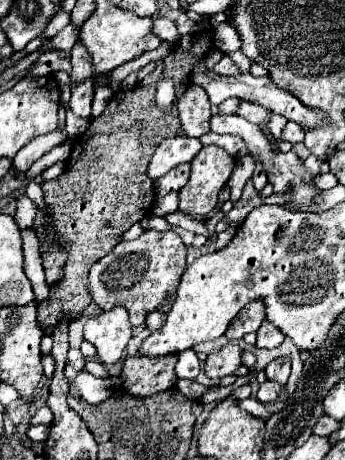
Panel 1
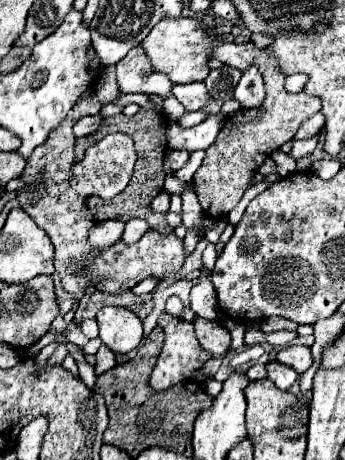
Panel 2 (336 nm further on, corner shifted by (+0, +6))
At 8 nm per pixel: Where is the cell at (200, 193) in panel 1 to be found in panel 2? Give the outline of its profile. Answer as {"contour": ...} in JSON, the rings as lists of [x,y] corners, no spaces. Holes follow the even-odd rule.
{"contour":[[[225,42],[217,44],[211,58],[219,58],[227,66],[239,68],[241,72],[249,70],[251,64],[257,64],[263,82],[265,82],[265,100],[259,108],[241,108],[233,116],[225,120],[223,130],[219,132],[213,146],[205,150],[205,158],[201,168],[193,176],[193,186],[205,216],[209,218],[225,218],[231,208],[241,200],[243,192],[251,186],[251,180],[259,172],[259,166],[265,158],[273,154],[281,144],[293,140],[297,126],[321,110],[321,100],[317,96],[309,96],[305,92],[291,94],[285,90],[285,74],[279,70],[277,58],[269,52],[269,48],[259,48],[253,42],[249,44],[235,44]]]}

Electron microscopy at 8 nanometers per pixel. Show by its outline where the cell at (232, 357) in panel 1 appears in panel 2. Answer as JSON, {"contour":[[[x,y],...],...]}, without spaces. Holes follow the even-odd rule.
{"contour":[[[195,318],[193,324],[195,324],[197,340],[207,352],[211,352],[213,356],[221,356],[229,350],[229,342],[231,342],[229,332],[223,326],[219,326],[215,320]]]}

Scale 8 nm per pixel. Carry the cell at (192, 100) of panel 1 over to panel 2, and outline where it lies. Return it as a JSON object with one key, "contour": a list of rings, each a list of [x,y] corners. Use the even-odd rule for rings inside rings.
{"contour":[[[169,96],[163,100],[163,112],[169,120],[179,120],[185,114],[185,108],[173,96]]]}

